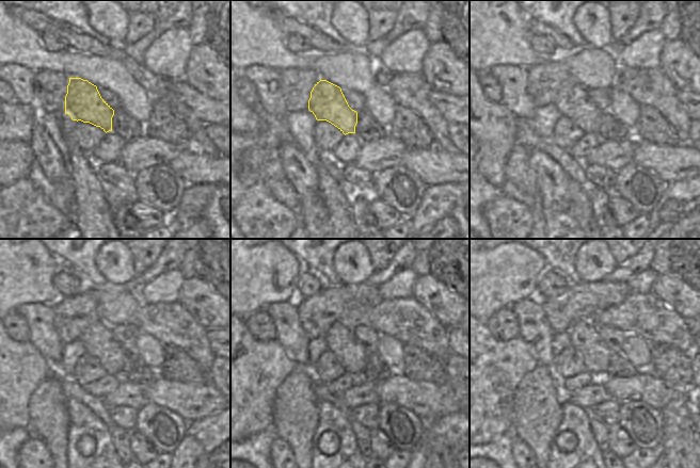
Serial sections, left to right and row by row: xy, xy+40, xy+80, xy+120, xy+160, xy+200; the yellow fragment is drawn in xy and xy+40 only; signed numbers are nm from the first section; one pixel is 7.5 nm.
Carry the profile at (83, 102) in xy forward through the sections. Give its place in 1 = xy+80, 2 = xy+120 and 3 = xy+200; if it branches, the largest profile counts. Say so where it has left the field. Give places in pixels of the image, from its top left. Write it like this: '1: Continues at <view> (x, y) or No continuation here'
1: Continues at xy+80 (572, 100)
2: Continues at xy+120 (98, 339)
3: Continues at xy+200 (585, 338).

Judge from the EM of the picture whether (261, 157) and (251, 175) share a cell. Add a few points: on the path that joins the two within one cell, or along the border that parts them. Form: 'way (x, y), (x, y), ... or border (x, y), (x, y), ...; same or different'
way (257, 161), (251, 171); same

